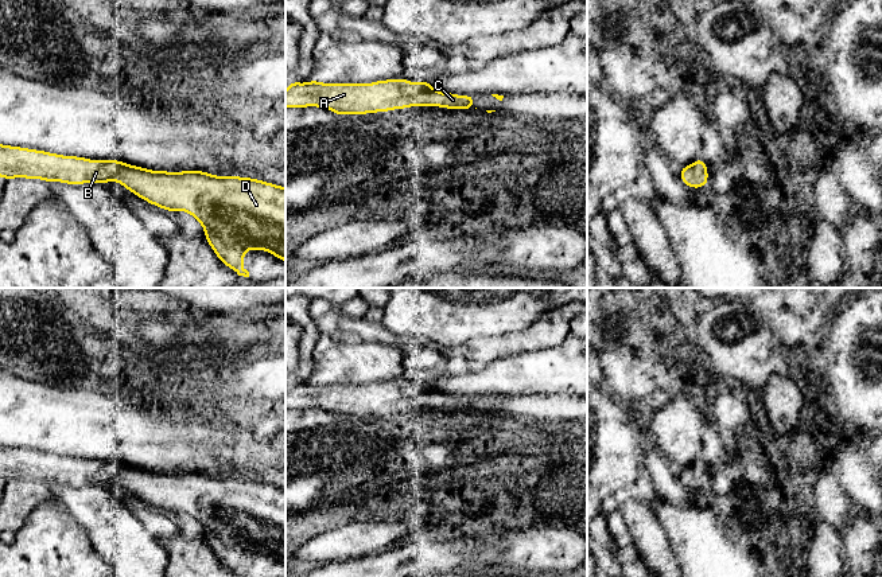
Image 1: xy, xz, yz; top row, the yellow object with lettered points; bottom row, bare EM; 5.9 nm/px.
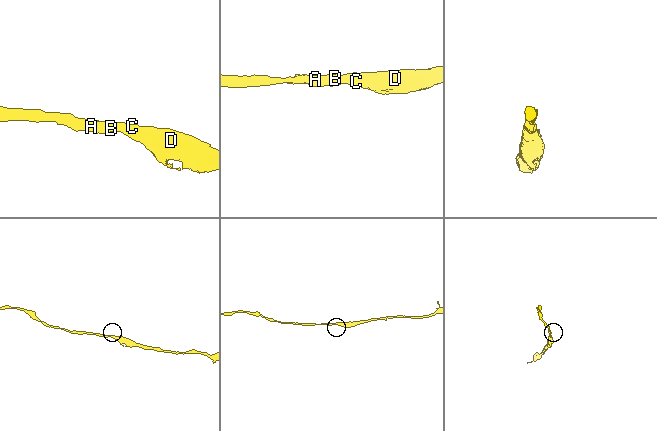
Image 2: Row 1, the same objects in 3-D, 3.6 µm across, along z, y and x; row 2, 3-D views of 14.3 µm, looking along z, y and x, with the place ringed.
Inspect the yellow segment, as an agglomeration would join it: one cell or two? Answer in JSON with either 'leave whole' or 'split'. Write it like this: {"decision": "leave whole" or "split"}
{"decision": "leave whole"}

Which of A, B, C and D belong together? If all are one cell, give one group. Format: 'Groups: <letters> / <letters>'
Groups: A B C D

